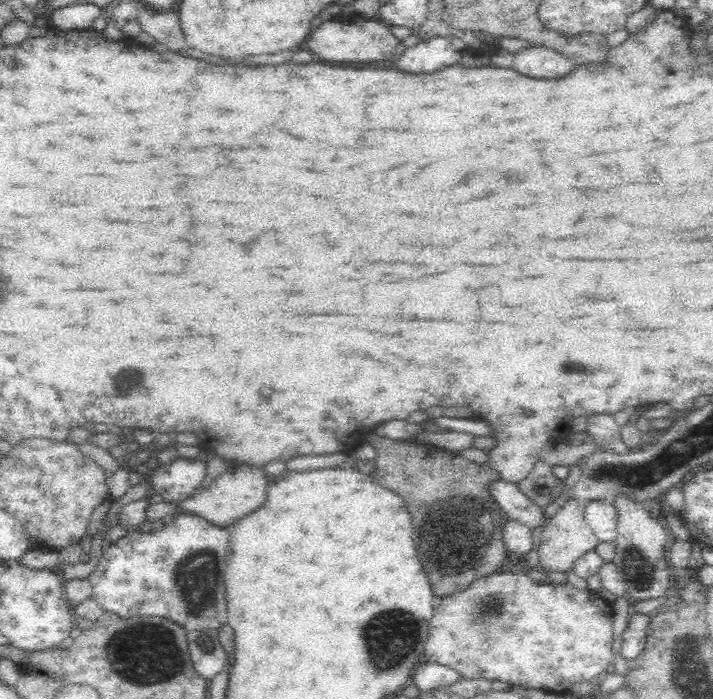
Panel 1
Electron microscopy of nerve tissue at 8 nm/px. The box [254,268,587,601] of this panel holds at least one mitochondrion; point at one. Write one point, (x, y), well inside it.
(454, 536)

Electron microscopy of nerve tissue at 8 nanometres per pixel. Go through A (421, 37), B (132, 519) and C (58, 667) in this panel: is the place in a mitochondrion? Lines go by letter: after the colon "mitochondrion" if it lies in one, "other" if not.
A: other
B: other
C: other

